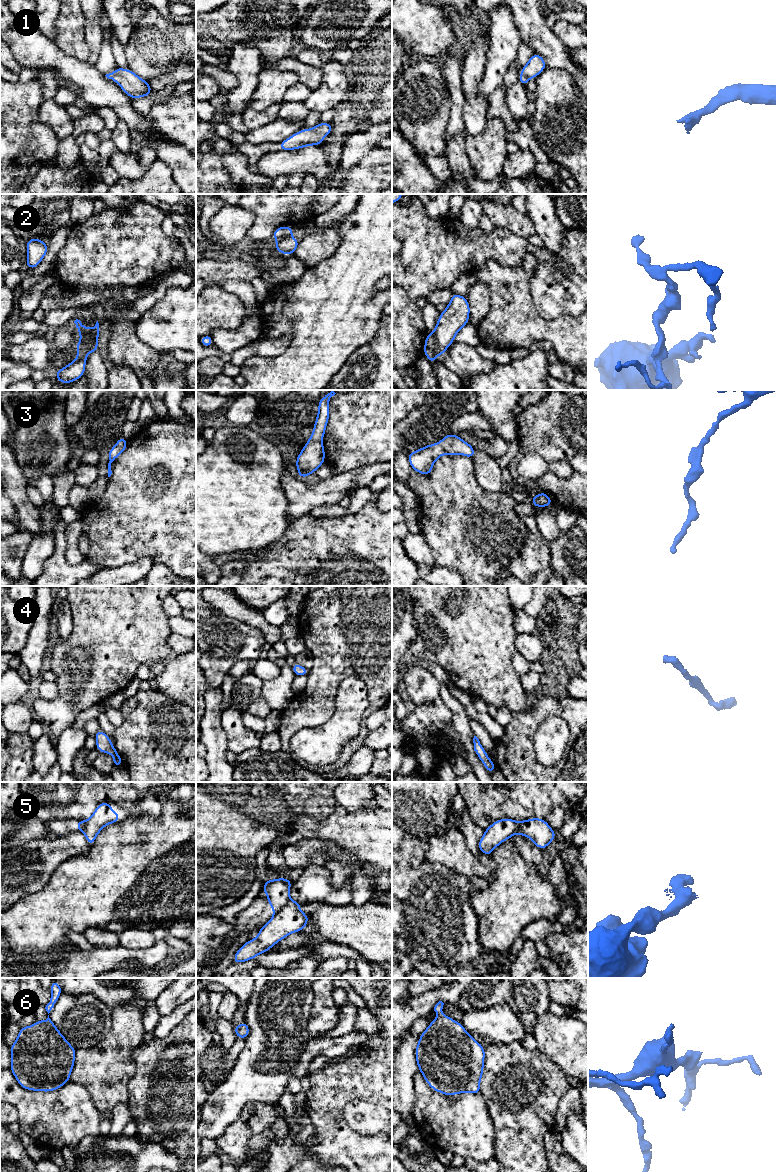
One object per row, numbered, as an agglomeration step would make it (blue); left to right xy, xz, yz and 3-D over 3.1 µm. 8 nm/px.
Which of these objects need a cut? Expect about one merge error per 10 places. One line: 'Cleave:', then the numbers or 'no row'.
Cleave: 2, 5

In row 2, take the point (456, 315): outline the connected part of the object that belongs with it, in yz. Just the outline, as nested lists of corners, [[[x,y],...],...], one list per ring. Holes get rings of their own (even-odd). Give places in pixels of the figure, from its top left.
[[[453,293],[446,309],[440,313],[434,329],[436,353],[441,356],[454,342],[456,334],[468,324],[470,305],[467,298]]]

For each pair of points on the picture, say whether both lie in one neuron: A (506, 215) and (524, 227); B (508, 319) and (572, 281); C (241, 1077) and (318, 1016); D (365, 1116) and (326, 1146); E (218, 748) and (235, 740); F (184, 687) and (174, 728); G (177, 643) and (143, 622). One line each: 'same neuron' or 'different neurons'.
A: same neuron
B: different neurons
C: different neurons
D: different neurons
E: different neurons
F: different neurons
G: different neurons

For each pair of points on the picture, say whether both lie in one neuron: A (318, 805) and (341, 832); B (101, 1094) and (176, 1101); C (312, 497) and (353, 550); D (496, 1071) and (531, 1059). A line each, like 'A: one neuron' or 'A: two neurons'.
A: two neurons
B: two neurons
C: two neurons
D: one neuron

